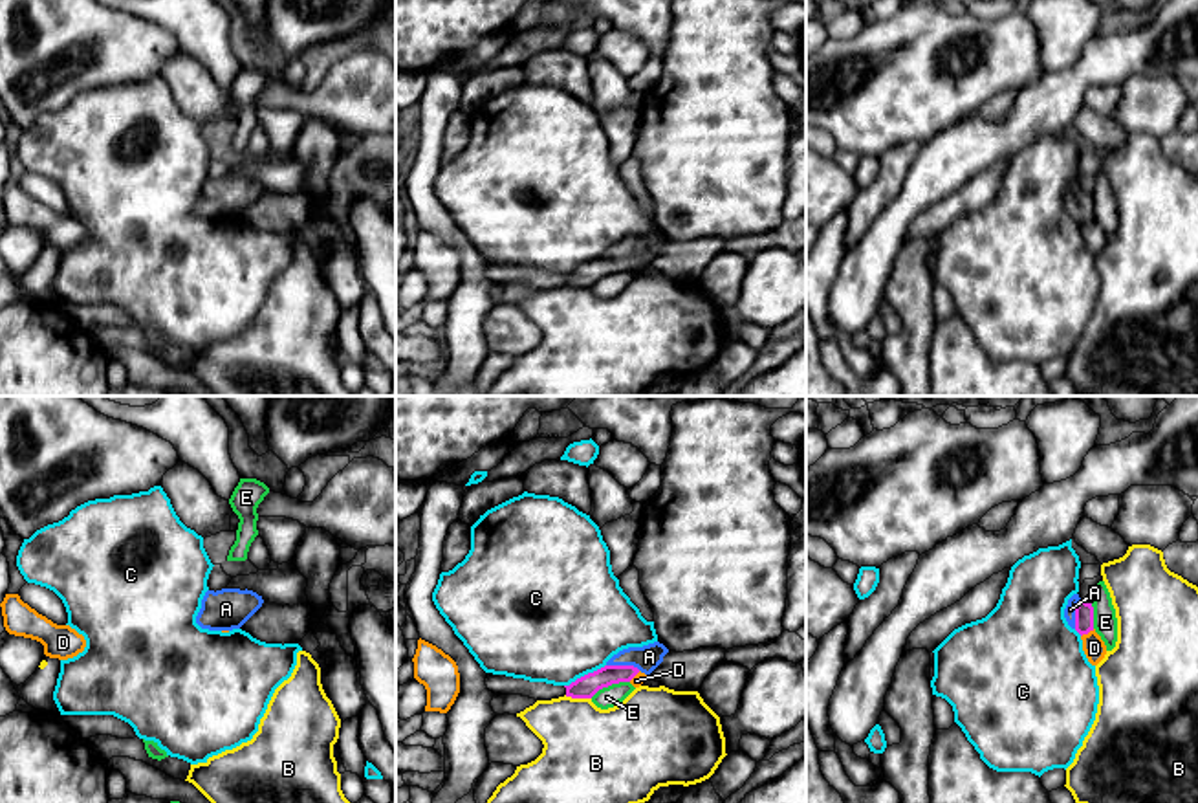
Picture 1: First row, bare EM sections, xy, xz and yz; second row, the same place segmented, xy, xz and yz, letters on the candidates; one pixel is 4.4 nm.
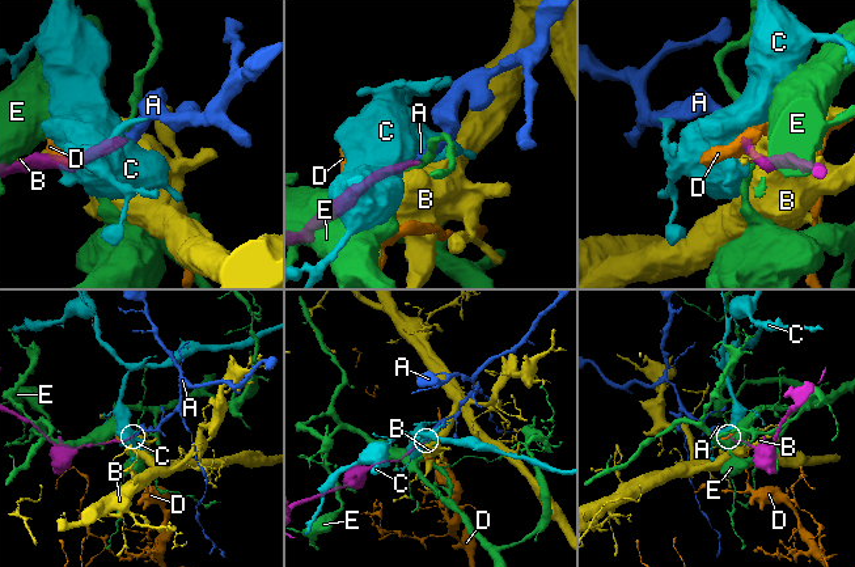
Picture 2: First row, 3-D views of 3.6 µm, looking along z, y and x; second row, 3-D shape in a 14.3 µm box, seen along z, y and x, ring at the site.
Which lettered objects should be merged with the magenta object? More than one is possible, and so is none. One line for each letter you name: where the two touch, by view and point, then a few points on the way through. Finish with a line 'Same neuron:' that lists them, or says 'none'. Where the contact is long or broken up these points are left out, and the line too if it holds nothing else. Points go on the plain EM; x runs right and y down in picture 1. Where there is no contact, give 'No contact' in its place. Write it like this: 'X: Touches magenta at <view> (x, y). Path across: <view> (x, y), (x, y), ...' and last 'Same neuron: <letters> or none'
A: Touches magenta at xz (623, 255). Path across: xz (587, 275), (623, 255), (634, 248), (649, 246)
Same neuron: A

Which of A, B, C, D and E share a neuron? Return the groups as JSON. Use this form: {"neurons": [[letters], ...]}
{"neurons": [["A"], ["B"], ["C"], ["D"], ["E"]]}

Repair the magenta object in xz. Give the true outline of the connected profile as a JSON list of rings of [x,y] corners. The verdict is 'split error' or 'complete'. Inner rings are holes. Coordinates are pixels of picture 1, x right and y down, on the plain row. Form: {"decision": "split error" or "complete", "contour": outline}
{"decision": "split error", "contour": [[[659,233],[643,236],[628,236],[614,244],[604,257],[588,262],[566,277],[566,286],[592,288],[599,279],[619,271],[630,271],[639,260],[650,264],[661,251],[669,238]]]}

